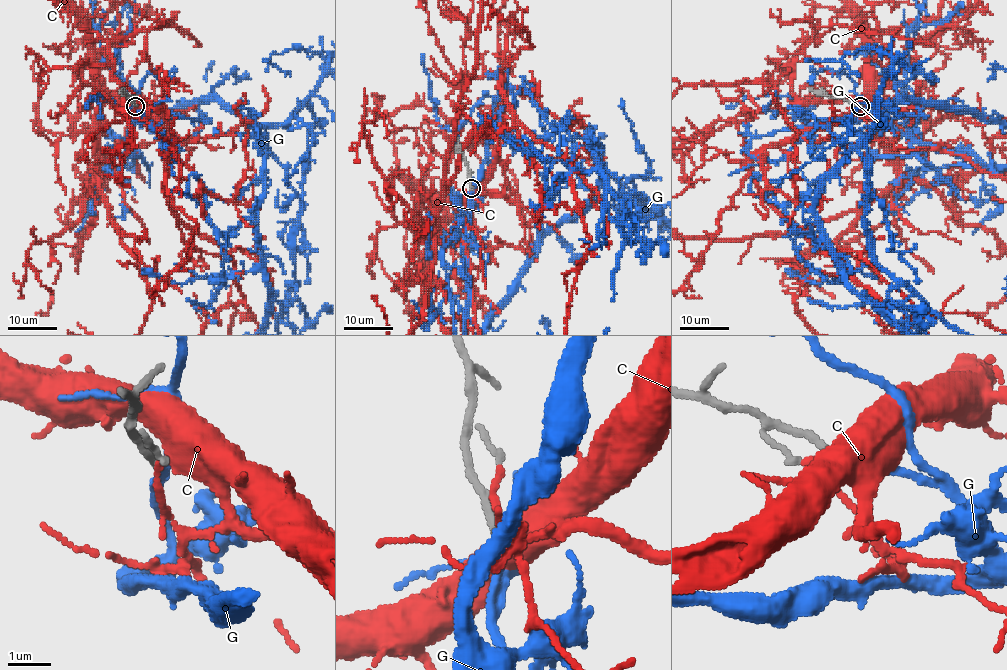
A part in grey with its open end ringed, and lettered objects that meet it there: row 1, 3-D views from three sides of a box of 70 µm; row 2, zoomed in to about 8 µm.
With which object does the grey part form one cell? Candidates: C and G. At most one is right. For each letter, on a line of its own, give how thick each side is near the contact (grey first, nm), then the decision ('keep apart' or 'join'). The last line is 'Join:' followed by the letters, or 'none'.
C: calibres 110 and 110 nm; keep apart
G: calibres 190 and 170 nm; join
Join: G

